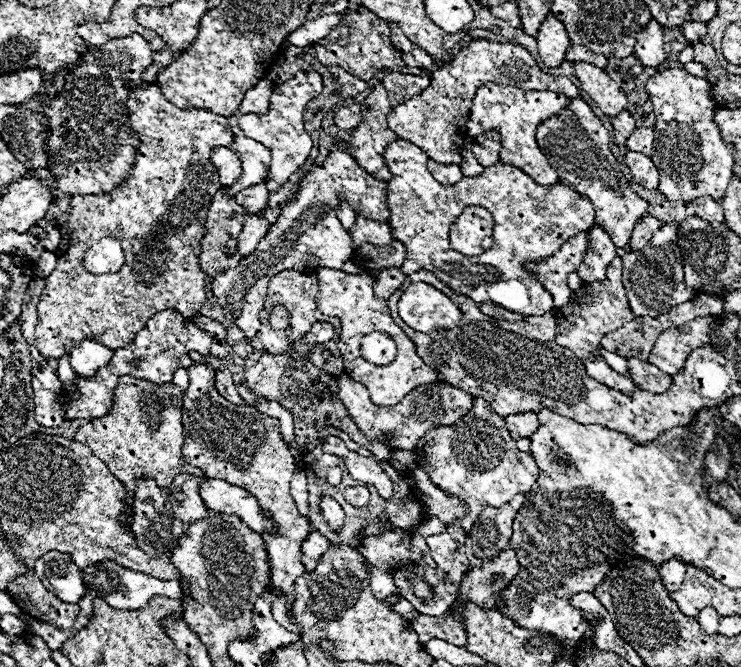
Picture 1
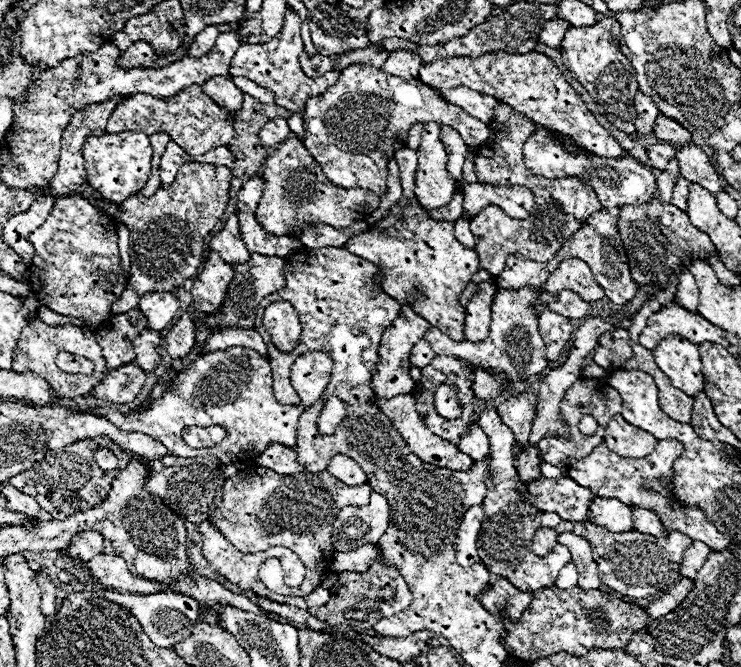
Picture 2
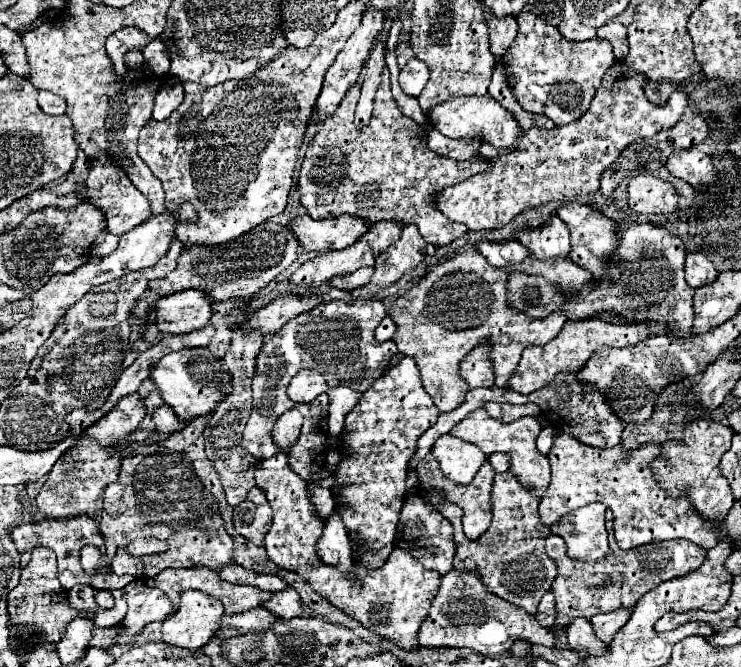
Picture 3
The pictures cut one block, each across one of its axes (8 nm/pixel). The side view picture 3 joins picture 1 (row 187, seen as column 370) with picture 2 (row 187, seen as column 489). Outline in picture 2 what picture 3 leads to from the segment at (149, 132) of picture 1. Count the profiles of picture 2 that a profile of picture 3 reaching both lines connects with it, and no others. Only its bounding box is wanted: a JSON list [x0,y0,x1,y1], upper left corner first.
[160,142,194,188]

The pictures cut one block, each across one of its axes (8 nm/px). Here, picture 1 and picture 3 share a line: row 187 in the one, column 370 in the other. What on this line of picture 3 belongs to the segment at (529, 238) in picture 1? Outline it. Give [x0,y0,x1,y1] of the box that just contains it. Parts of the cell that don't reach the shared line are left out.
[332,356,440,566]

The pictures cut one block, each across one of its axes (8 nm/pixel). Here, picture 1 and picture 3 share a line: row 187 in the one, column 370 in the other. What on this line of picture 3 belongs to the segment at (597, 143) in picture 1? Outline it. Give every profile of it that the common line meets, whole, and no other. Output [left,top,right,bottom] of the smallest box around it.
[256,452,440,648]

